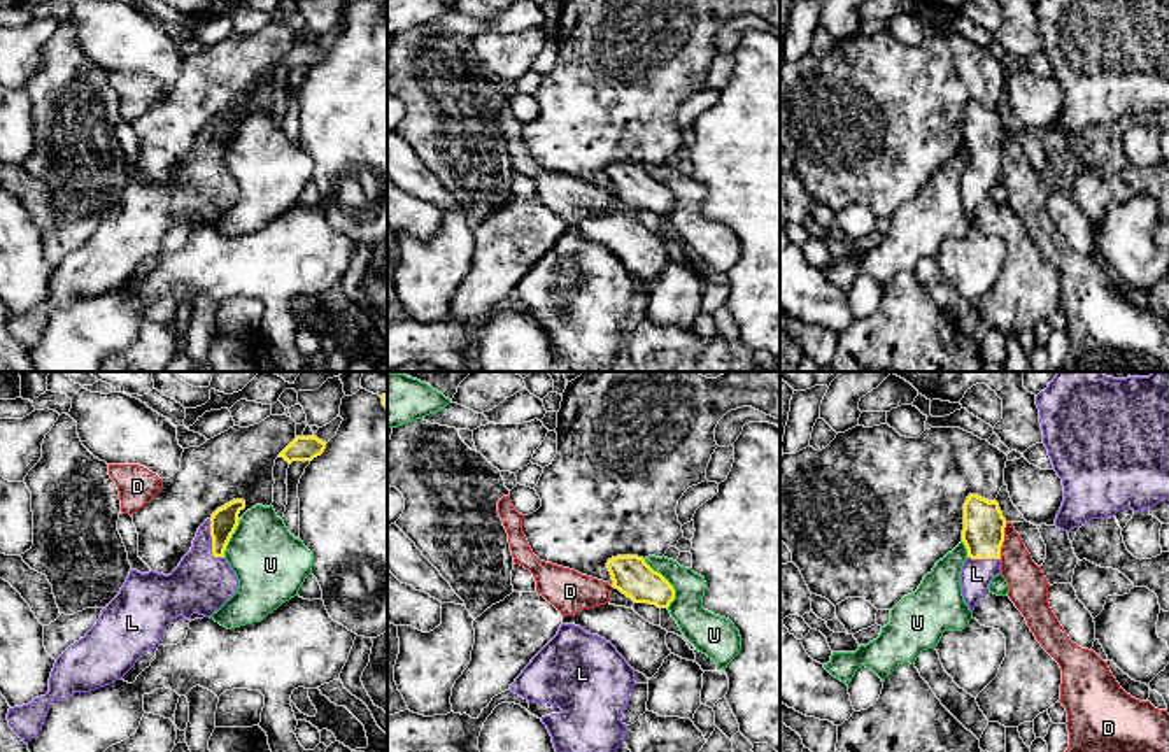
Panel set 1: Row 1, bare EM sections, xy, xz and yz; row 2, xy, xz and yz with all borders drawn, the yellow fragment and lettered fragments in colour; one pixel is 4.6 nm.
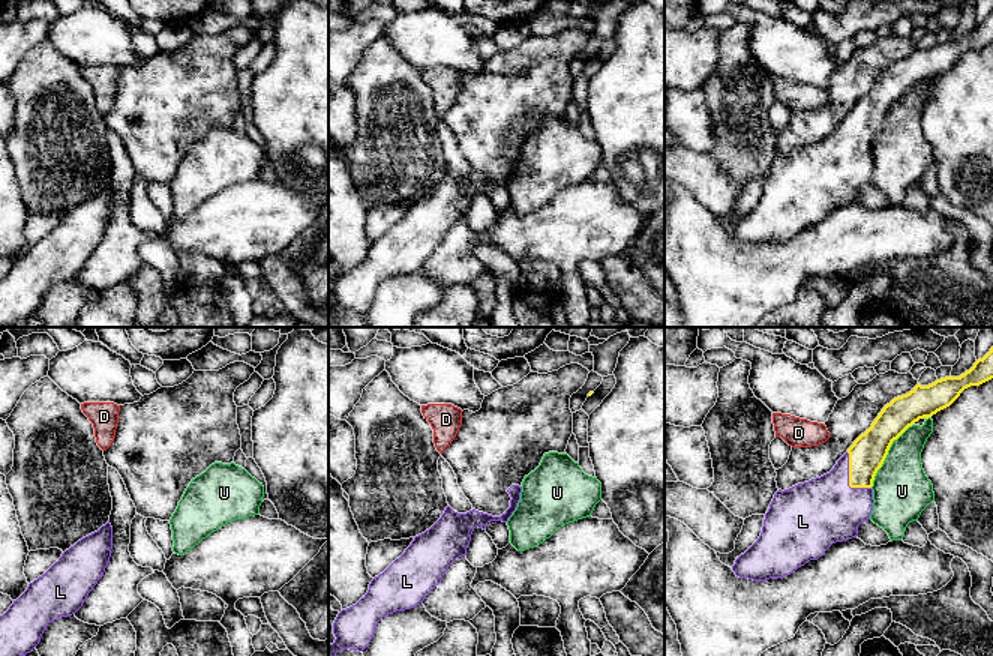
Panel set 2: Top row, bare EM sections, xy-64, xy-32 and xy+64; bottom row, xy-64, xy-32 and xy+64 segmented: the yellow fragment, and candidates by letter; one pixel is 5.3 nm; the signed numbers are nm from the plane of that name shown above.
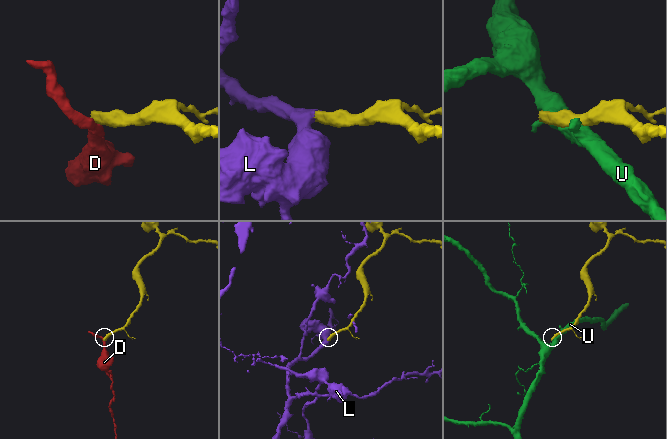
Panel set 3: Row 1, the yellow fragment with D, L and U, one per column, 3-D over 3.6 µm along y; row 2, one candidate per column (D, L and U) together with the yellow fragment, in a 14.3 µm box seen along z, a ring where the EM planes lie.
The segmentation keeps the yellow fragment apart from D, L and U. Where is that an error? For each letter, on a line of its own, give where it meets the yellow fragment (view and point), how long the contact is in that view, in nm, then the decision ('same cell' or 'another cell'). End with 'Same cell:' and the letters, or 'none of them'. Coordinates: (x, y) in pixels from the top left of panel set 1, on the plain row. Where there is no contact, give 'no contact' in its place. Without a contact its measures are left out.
D: yz (1003, 148) | 170 nm | another cell
L: xy (212, 149) | 200 nm | same cell
U: xz (668, 190) | 260 nm | another cell
Same cell: L

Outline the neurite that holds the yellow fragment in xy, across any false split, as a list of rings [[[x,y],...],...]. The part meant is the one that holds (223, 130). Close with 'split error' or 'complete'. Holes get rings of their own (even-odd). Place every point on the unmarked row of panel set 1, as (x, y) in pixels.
[[[244,107],[217,116],[170,182],[130,177],[96,231],[56,266],[49,300],[9,316],[9,333],[25,351],[39,342],[54,309],[121,287],[144,259],[159,254],[161,240],[174,226],[210,224],[237,200],[238,186],[224,158],[244,116]]]; split error

